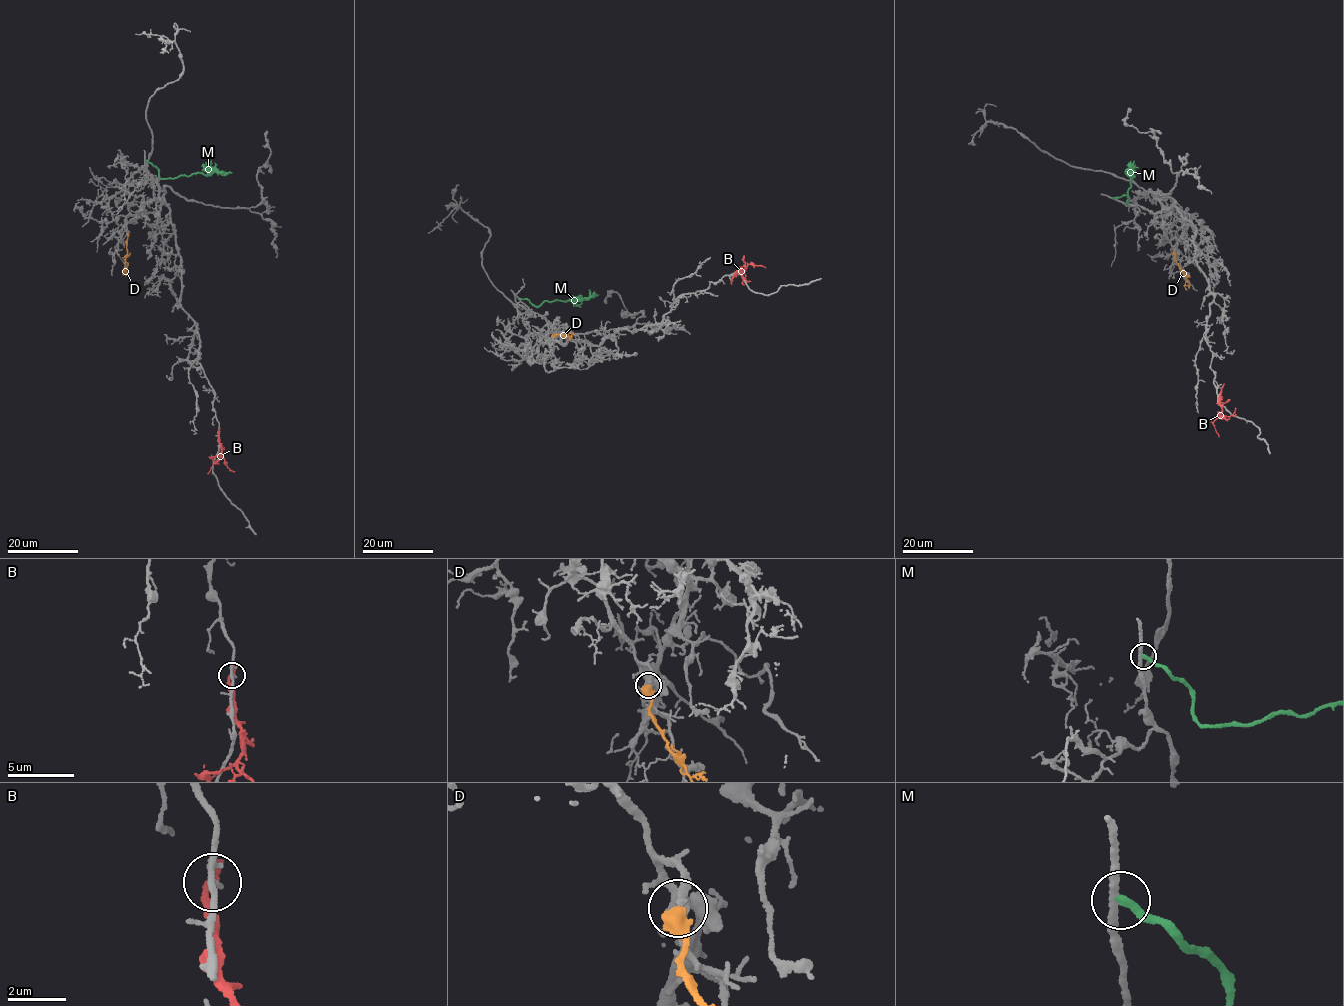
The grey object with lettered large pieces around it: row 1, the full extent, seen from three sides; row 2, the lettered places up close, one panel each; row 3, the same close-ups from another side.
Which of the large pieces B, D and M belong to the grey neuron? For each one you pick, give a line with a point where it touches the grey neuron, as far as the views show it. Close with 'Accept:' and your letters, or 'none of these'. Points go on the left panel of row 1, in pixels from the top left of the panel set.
D: contact (127, 233)
Accept: D

